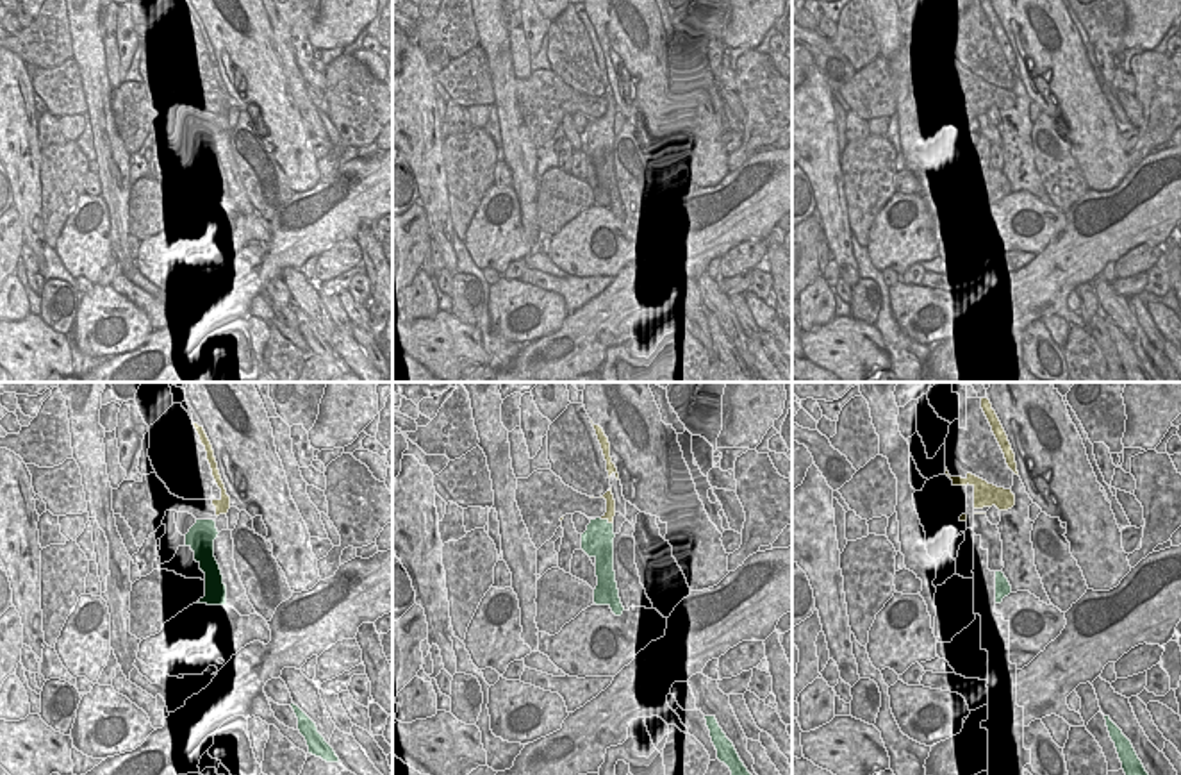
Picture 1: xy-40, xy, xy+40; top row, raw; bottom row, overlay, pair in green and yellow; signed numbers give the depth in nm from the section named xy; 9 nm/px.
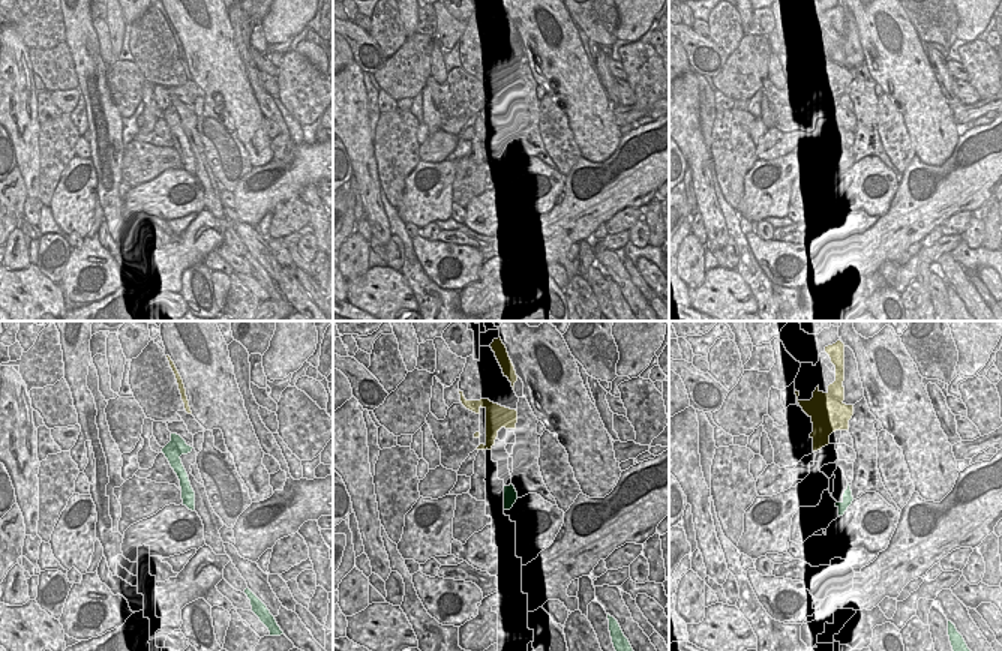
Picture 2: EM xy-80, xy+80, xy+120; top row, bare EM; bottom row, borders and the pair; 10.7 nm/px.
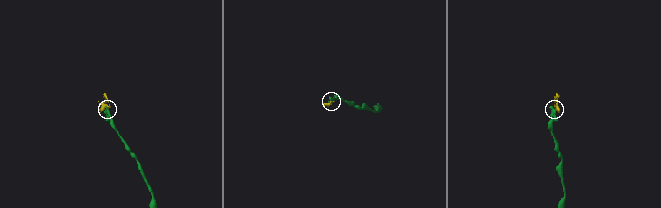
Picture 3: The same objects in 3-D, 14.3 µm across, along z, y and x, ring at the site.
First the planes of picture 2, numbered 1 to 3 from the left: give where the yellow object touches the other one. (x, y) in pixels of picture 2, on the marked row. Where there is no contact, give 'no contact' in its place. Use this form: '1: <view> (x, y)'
1: no contact
2: no contact
3: no contact

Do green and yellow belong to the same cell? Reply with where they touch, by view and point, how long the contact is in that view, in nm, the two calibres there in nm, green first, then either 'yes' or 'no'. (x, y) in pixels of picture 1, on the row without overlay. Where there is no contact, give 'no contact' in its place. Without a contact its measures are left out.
contact xy (607, 120); length 140 nm; calibres 280 and 100 nm; no

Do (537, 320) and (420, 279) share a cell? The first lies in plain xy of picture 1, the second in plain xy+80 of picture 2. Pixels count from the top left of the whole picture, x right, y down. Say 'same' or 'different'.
different

